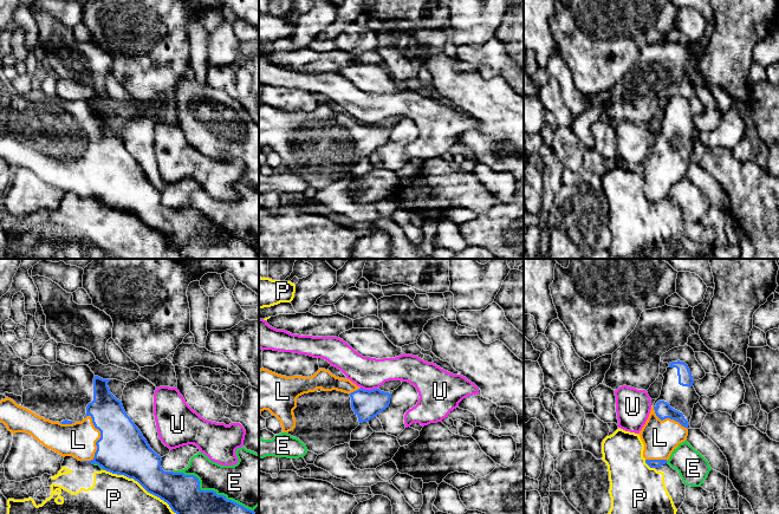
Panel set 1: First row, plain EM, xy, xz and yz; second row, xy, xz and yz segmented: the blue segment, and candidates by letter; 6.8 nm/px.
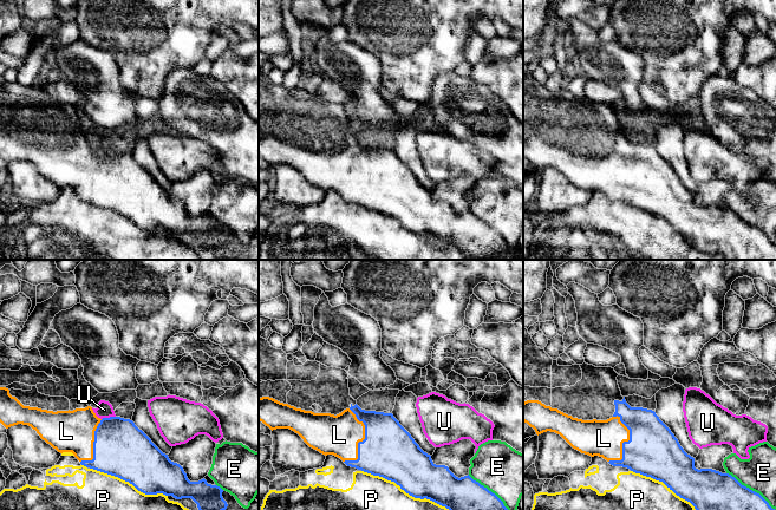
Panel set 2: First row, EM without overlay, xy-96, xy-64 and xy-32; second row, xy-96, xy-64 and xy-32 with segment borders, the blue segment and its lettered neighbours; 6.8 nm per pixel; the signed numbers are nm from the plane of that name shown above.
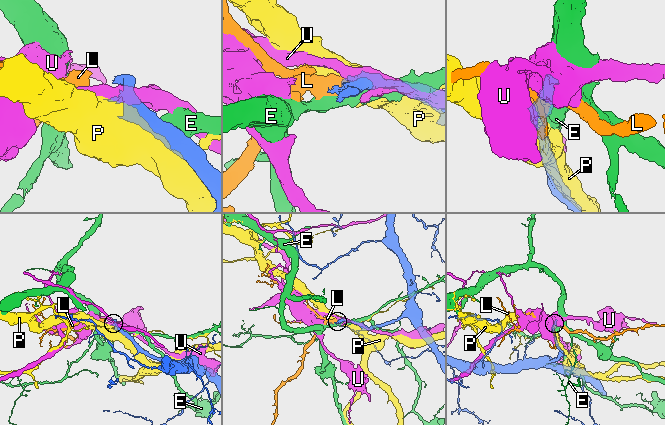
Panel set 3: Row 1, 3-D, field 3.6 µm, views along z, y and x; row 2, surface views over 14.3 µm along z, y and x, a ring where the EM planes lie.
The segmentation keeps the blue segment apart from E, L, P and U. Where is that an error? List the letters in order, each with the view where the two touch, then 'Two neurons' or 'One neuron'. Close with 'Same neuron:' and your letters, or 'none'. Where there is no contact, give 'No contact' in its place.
E: Touches blue in xy. Two neurons
L: Touches blue in xy. One neuron
P: Touches blue in xy. Two neurons
U: Touches blue in xz. Two neurons
Same neuron: L

